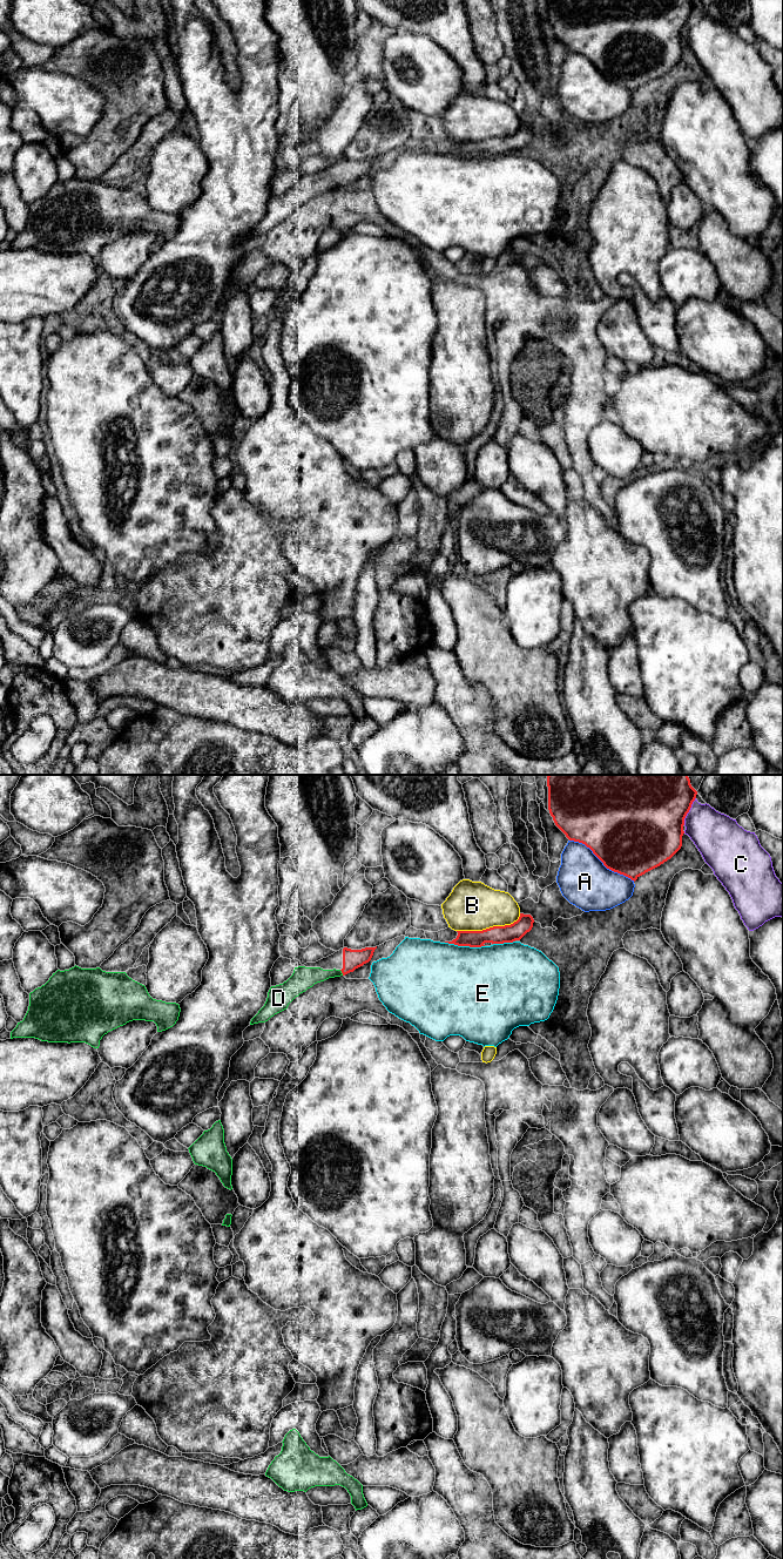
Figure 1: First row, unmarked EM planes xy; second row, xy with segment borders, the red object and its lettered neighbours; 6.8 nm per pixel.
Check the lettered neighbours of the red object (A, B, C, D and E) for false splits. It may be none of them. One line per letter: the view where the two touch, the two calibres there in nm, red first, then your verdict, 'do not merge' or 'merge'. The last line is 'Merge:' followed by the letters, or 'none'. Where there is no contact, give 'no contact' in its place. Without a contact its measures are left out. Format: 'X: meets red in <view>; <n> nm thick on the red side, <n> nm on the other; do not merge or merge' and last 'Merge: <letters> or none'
A: meets red in xy; 500 nm thick on the red side, 360 nm on the other; do not merge
B: meets red in xy; 130 nm thick on the red side, 340 nm on the other; do not merge
C: meets red in xy; 420 nm thick on the red side, 300 nm on the other; do not merge
D: meets red in xy; 140 nm thick on the red side, 140 nm on the other; merge
E: meets red in xy; 130 nm thick on the red side, 500 nm on the other; do not merge
Merge: D

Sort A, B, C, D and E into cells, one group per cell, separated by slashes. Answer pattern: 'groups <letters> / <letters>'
groups A / B / C / D / E

